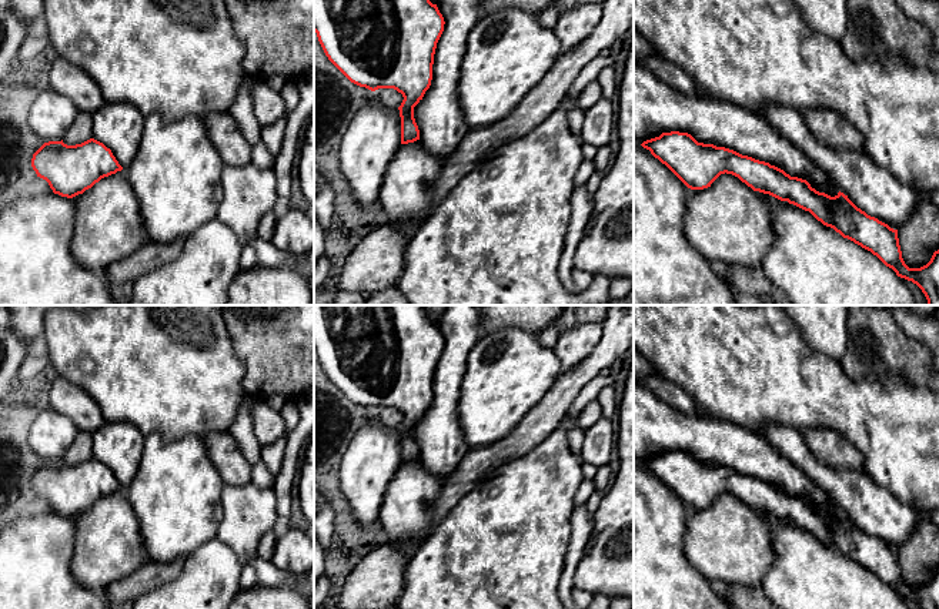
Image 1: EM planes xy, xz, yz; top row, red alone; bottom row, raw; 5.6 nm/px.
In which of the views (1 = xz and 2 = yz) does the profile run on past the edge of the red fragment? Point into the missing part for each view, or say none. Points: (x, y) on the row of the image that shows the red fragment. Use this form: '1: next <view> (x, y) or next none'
1: next none
2: next none

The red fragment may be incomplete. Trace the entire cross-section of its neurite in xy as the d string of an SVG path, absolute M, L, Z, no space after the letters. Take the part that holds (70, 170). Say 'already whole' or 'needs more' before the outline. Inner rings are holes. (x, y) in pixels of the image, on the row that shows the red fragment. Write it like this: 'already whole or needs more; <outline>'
already whole; M94 138L76 145L67 145L63 140L44 143L33 154L31 167L54 194L67 198L123 170L111 150Z

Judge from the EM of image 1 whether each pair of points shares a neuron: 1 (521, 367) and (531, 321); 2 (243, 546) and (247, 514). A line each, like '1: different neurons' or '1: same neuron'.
1: different neurons
2: same neuron

